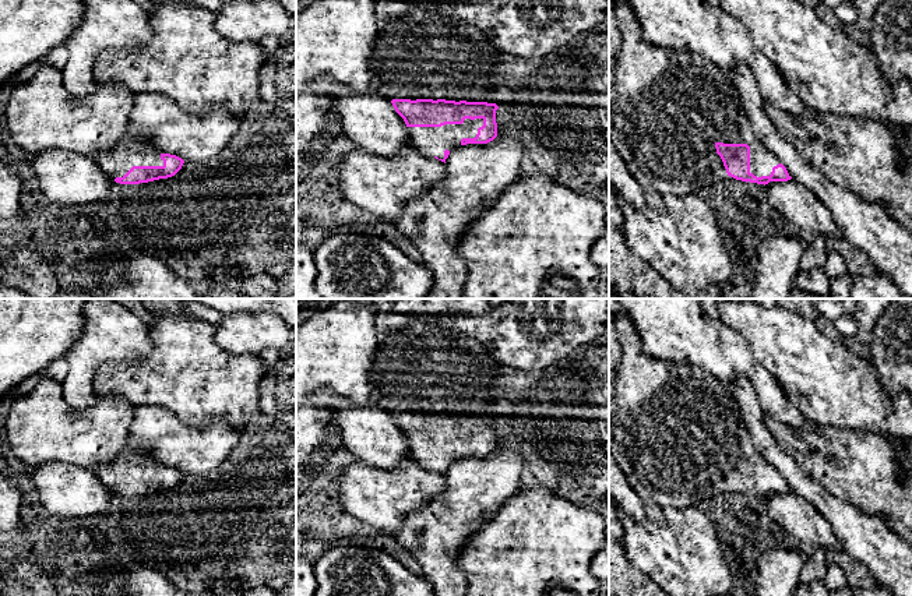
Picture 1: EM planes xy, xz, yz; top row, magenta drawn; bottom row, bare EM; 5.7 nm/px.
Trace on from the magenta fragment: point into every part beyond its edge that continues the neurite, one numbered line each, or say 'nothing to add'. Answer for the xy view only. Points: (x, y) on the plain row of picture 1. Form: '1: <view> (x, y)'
1: xy (130, 464)

